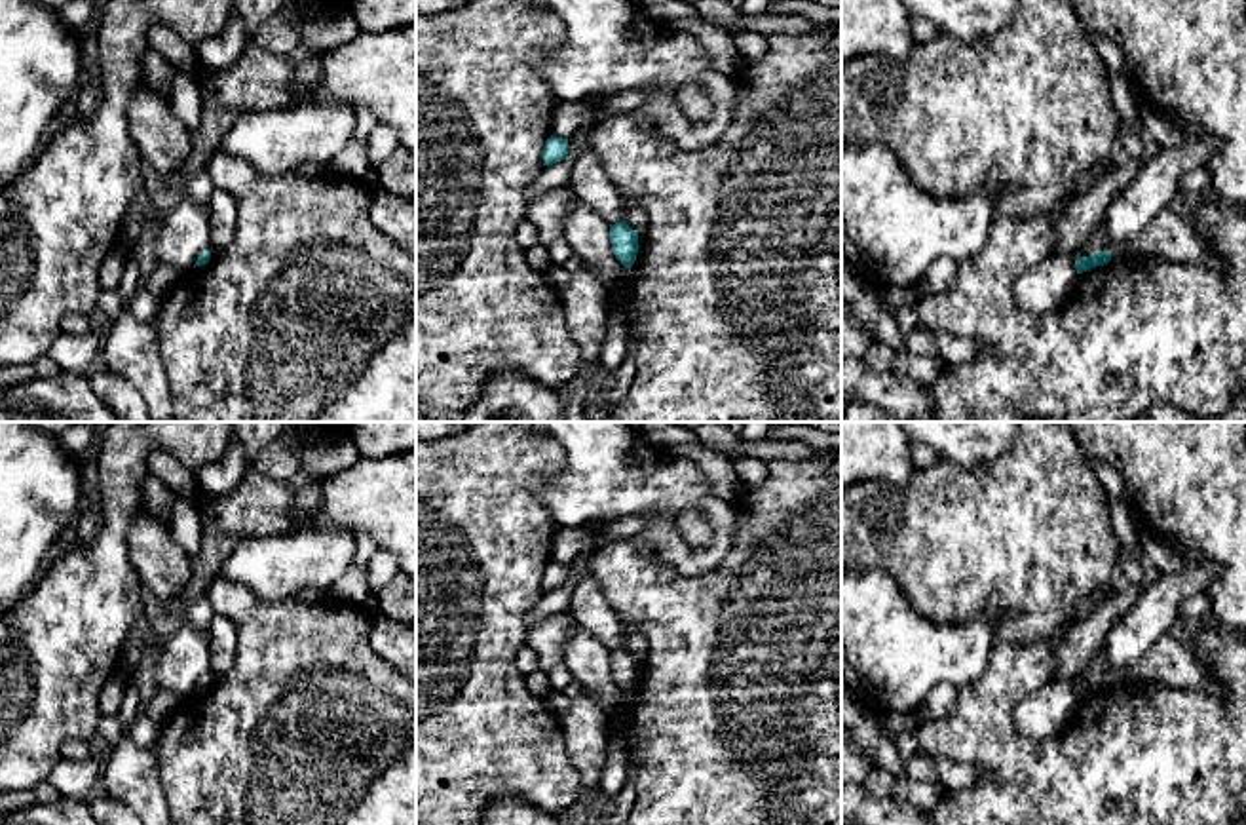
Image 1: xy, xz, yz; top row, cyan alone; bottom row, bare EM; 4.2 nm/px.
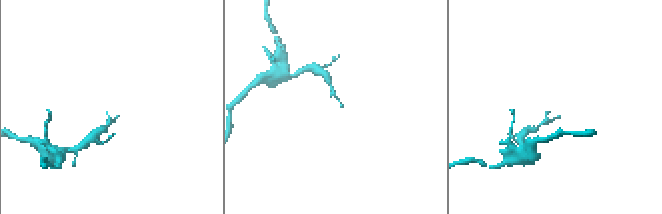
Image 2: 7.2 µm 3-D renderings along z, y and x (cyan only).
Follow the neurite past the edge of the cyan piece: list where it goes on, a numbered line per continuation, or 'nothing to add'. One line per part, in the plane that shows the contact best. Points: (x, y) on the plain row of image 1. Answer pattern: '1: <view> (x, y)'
nothing to add

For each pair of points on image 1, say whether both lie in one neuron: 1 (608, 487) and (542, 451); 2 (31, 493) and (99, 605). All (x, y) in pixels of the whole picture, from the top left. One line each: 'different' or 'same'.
1: different
2: different

